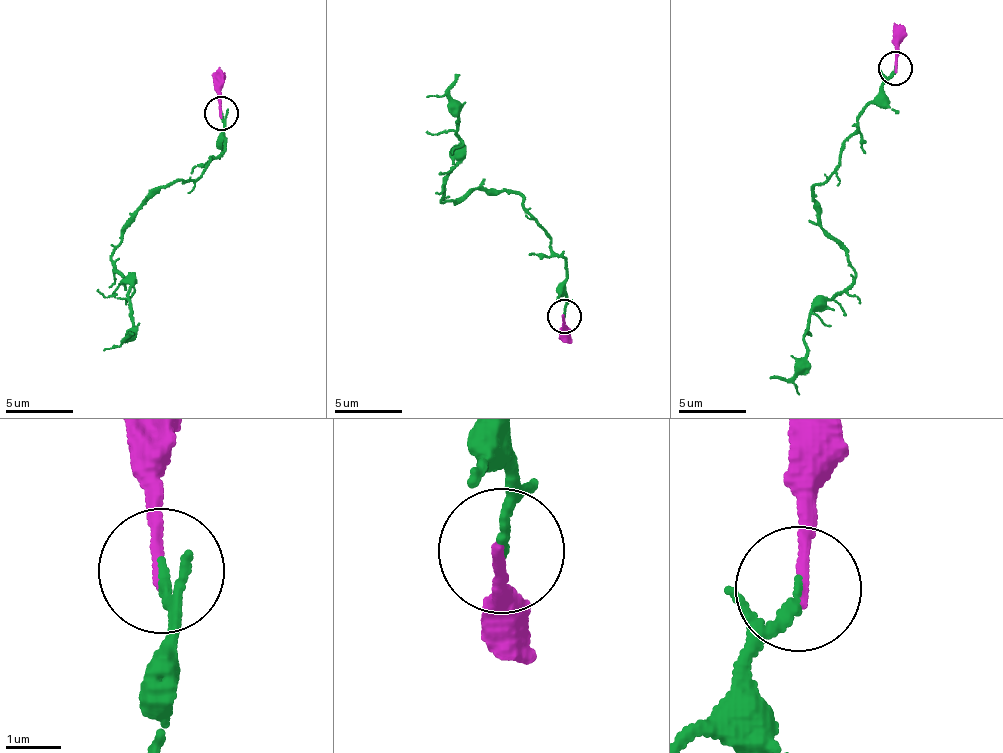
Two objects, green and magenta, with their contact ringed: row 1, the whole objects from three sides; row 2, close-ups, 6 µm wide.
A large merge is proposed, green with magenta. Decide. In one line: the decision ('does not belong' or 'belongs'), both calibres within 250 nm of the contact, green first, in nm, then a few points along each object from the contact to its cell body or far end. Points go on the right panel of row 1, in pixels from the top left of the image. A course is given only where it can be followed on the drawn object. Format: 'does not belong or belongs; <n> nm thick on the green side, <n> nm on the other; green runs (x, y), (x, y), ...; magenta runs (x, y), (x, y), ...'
belongs; 150 nm thick on the green side, 190 nm on the other; green runs (895, 67), (814, 186), (818, 220), (855, 273), (809, 316), (806, 361), (789, 378), (768, 376); magenta runs (895, 67), (892, 22)

